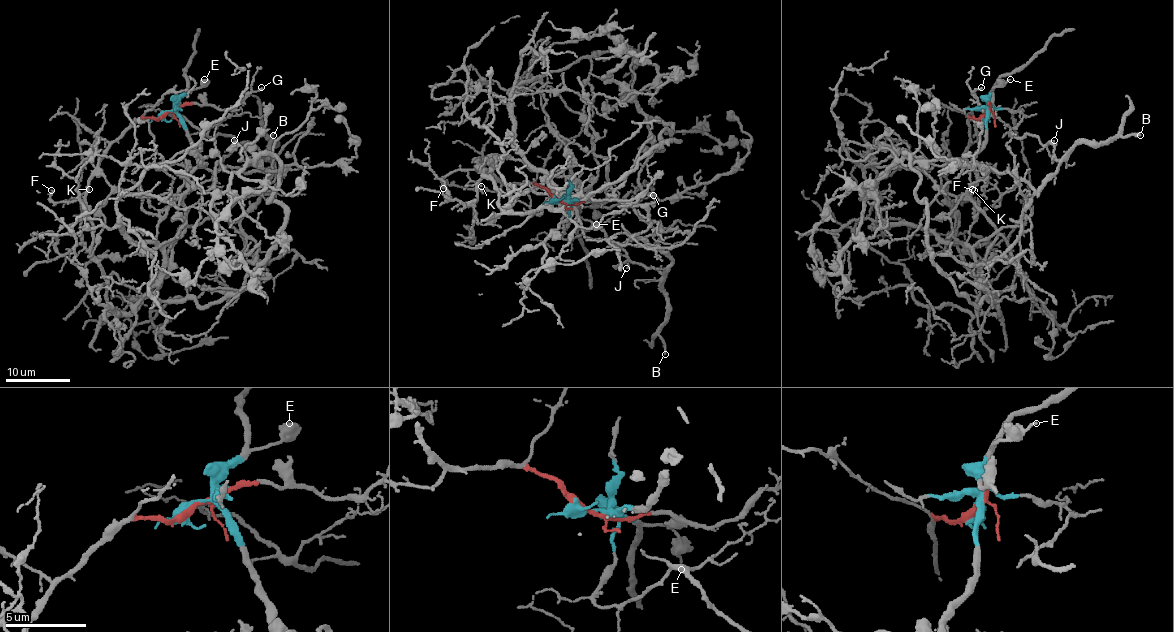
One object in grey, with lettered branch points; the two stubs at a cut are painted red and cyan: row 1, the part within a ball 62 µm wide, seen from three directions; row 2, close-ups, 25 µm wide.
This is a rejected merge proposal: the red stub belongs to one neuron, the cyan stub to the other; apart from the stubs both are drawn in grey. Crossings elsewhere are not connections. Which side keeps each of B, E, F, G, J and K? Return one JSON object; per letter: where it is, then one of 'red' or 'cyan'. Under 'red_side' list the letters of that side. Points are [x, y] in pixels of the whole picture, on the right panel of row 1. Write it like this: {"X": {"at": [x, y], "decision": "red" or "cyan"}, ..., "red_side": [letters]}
{"B": {"at": [1140, 135], "decision": "cyan"}, "E": {"at": [1010, 79], "decision": "cyan"}, "F": {"at": [974, 190], "decision": "red"}, "G": {"at": [981, 87], "decision": "red"}, "J": {"at": [1054, 140], "decision": "cyan"}, "K": {"at": [972, 189], "decision": "red"}, "red_side": ["F", "G", "K"]}

